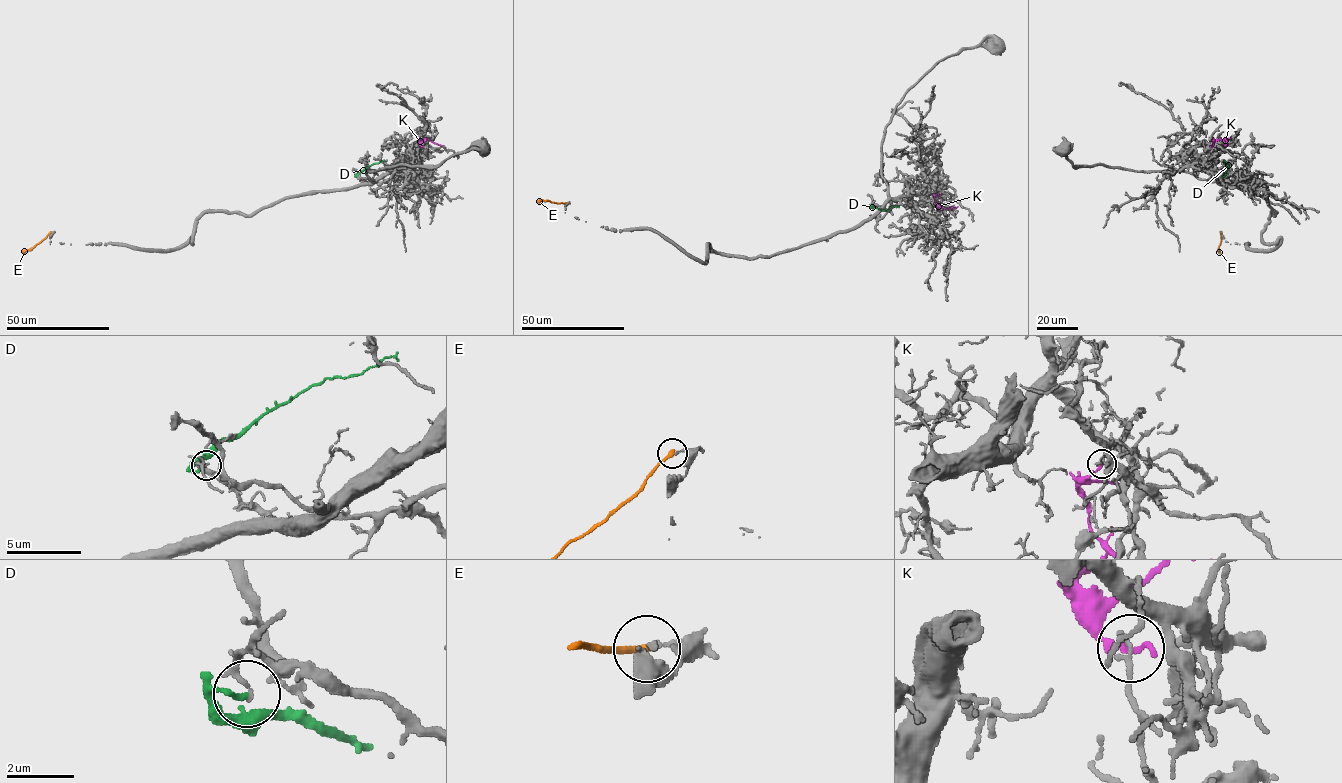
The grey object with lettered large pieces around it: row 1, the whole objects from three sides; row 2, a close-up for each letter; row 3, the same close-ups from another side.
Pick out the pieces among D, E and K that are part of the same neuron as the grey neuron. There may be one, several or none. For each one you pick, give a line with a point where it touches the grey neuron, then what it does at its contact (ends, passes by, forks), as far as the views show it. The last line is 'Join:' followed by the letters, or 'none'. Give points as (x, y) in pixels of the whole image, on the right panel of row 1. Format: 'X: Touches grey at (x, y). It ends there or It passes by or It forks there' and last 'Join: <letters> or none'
Join: none

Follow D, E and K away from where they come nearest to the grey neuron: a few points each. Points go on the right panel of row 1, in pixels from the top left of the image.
D: (1224, 175), (1228, 165), (1224, 160)
E: (1221, 232), (1220, 253)
K: (1211, 146), (1217, 140), (1225, 139), (1224, 145)

